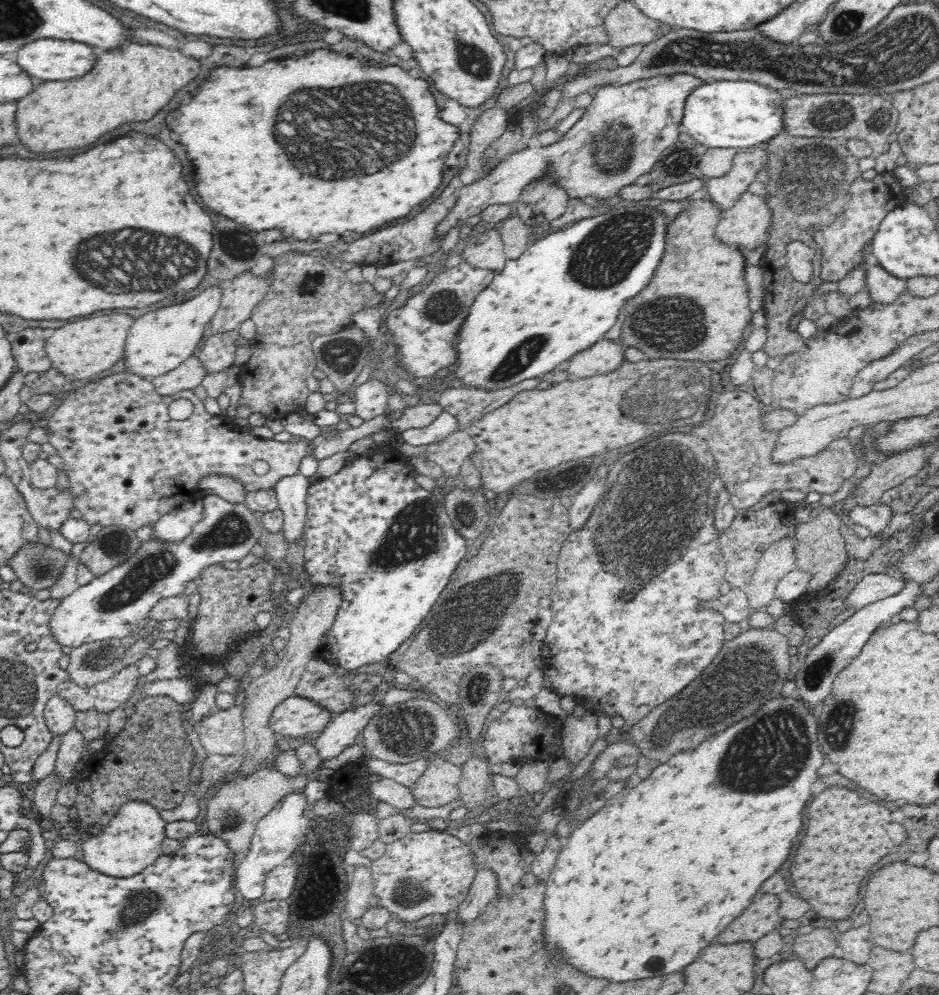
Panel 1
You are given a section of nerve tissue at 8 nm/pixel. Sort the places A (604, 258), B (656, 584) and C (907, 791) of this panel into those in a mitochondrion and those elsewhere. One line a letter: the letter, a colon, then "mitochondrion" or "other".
A: mitochondrion
B: mitochondrion
C: other

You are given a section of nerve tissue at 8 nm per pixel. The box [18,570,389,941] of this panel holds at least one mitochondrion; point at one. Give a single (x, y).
(143, 904)

